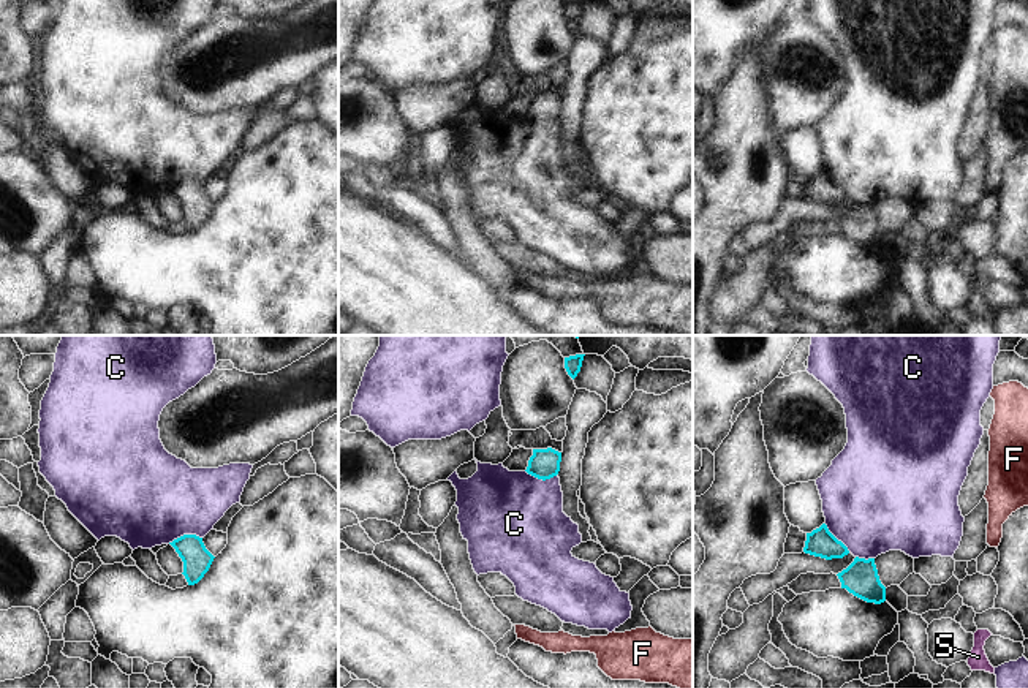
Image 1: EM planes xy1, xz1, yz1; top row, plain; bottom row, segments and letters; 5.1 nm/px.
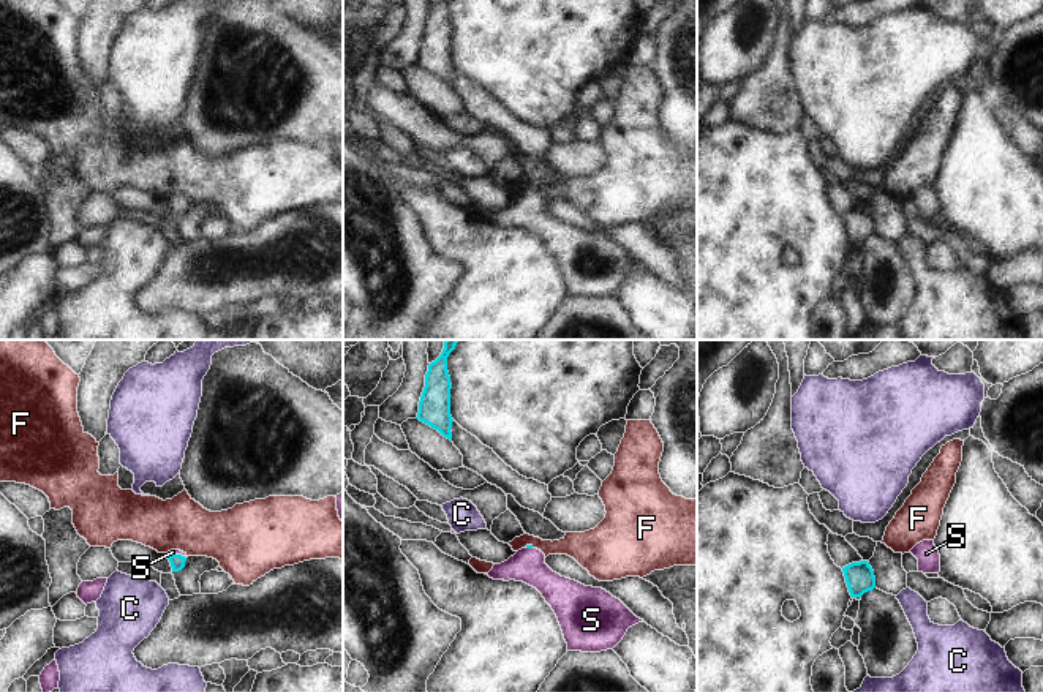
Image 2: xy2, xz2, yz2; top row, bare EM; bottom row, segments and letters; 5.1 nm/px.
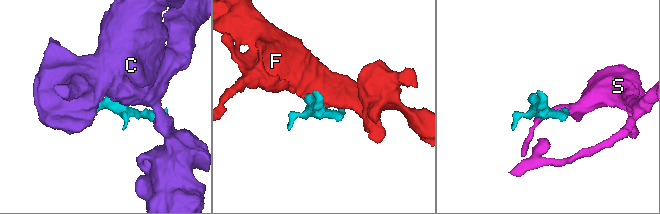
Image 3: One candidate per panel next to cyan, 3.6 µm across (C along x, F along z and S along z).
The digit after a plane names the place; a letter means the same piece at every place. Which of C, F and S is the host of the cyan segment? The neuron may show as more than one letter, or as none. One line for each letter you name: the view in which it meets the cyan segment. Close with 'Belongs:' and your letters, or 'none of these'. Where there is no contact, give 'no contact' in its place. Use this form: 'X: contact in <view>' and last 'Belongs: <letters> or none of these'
S: contact in xy2
Belongs: S

